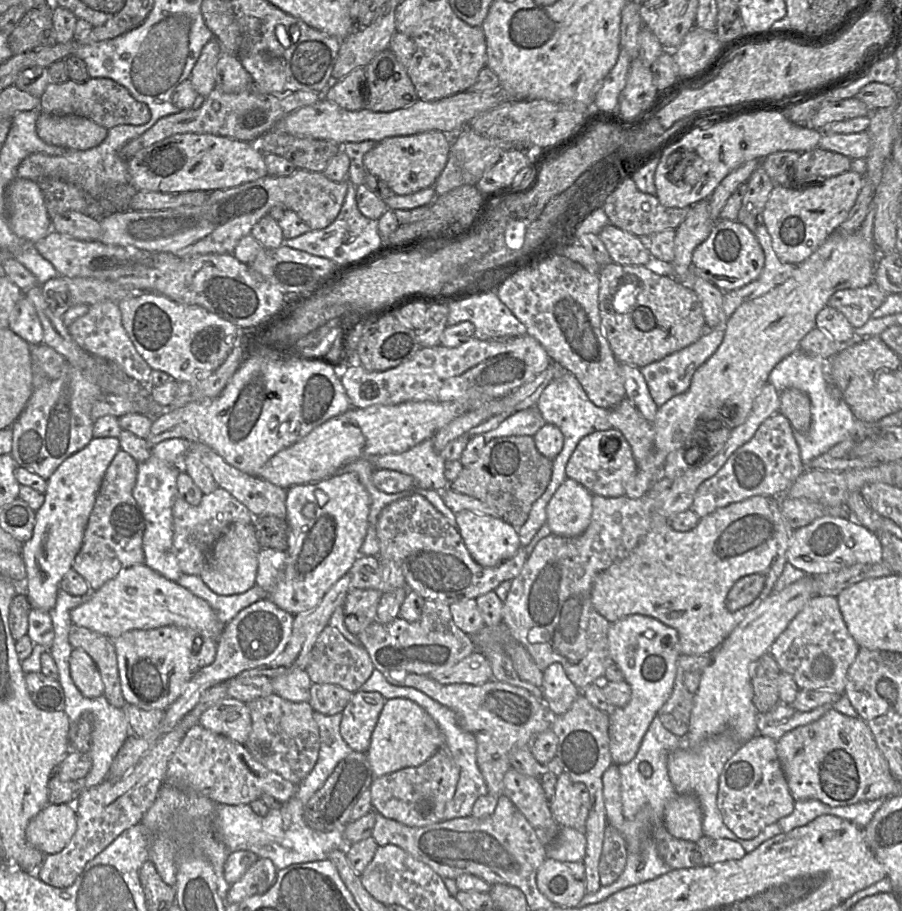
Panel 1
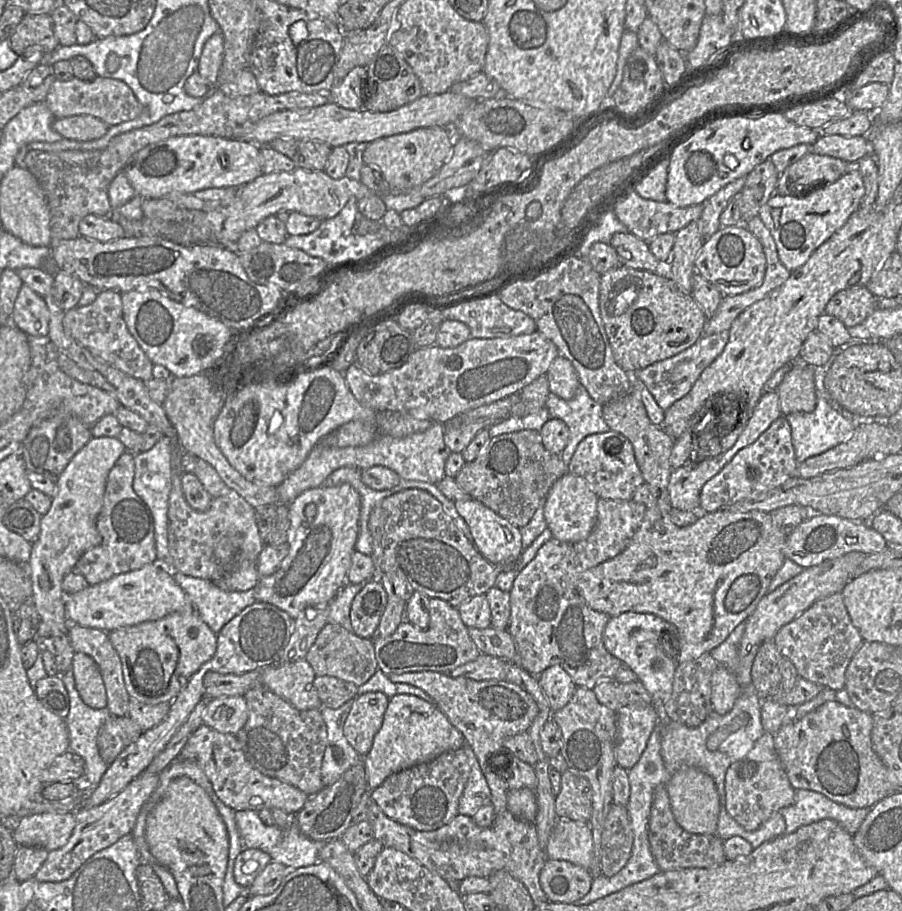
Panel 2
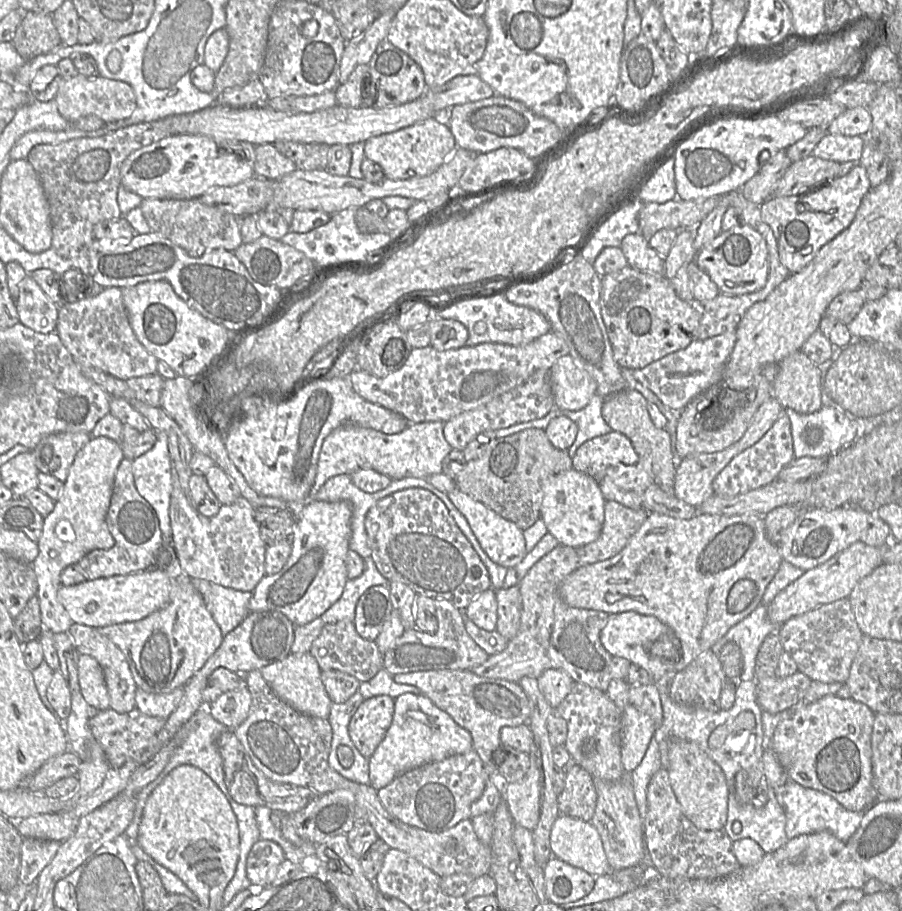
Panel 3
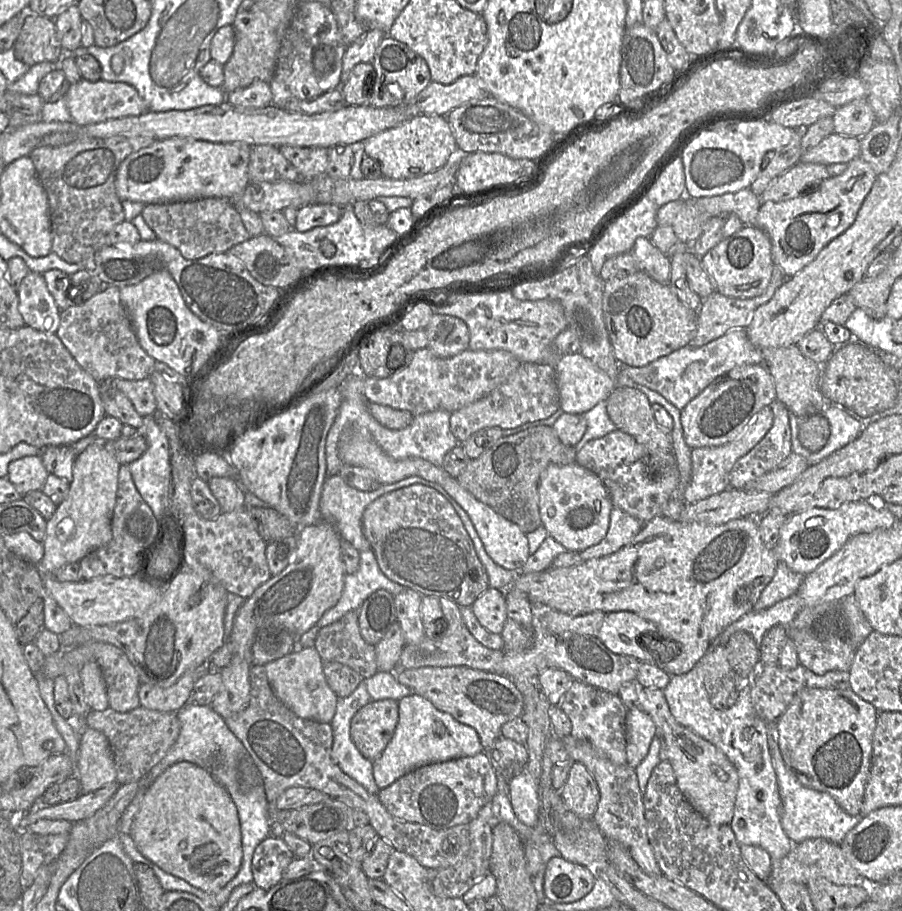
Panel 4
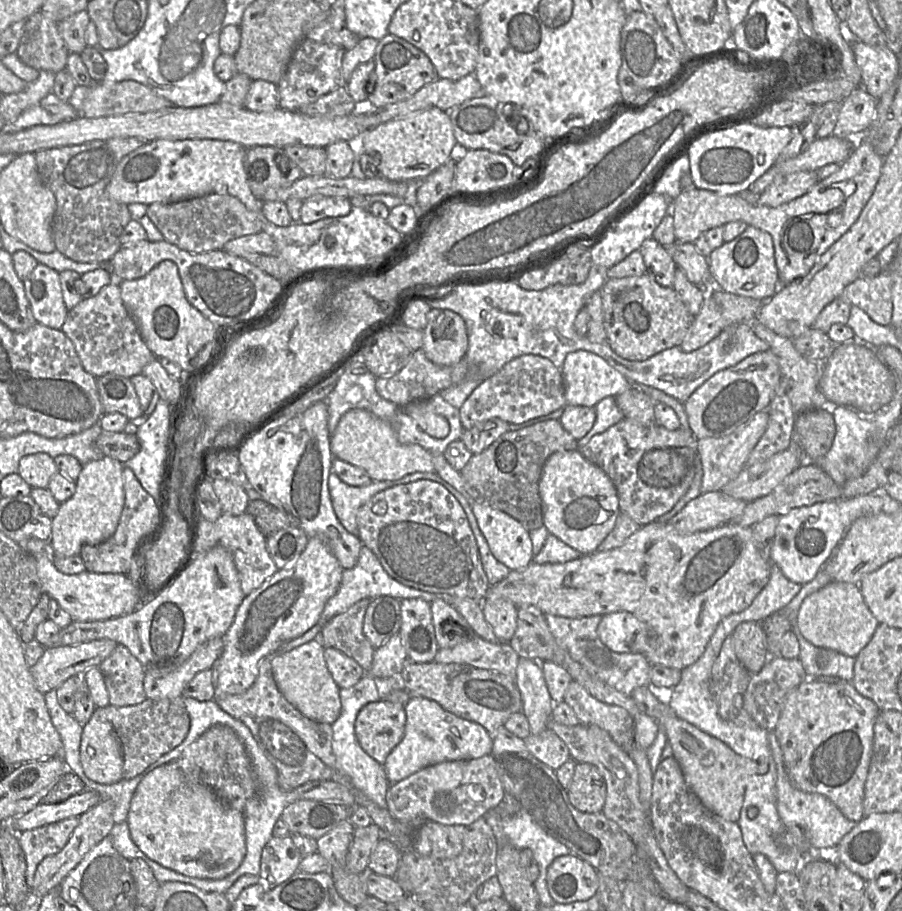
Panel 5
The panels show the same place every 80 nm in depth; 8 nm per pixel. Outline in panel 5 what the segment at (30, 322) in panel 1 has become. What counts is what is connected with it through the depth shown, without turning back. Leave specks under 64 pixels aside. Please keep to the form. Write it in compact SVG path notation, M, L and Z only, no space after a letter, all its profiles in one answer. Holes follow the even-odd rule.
M38 264L23 283L36 322L61 329L69 310L63 300L59 272Z

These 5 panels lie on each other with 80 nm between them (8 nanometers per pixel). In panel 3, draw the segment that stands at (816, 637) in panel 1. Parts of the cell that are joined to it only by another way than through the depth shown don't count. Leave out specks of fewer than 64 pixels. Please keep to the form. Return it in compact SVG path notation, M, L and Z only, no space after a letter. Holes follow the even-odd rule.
M847 598L820 605L790 618L780 626L776 634L783 651L795 661L797 671L812 681L842 684L849 676L852 661L864 637Z

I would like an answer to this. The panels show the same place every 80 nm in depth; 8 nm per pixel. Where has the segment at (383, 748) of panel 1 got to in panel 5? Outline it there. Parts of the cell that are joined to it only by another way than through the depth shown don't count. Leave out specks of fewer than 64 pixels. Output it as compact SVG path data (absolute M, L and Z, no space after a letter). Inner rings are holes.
M412 695L404 710L406 724L403 739L383 763L390 785L441 762L476 759L491 754L493 736L484 727L444 710L435 701Z

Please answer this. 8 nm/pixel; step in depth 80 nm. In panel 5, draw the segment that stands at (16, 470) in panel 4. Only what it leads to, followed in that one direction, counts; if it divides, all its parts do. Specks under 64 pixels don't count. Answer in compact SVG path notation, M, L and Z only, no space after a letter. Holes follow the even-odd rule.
M46 453L23 456L17 471L32 488L47 488L50 479L57 472L59 470L54 458Z

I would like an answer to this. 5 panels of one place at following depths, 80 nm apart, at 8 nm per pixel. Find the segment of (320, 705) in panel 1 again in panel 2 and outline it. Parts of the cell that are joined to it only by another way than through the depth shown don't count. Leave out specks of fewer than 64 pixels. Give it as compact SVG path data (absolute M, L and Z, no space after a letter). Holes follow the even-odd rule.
M316 676L313 684L321 700L322 707L338 709L357 696L358 687L353 683L335 677Z

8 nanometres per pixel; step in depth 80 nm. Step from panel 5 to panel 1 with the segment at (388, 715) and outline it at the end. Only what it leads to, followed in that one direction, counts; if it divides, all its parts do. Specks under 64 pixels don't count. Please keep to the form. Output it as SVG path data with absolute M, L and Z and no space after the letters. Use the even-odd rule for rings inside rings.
M356 691L342 711L340 735L356 752L366 753L379 715L385 704L377 692Z

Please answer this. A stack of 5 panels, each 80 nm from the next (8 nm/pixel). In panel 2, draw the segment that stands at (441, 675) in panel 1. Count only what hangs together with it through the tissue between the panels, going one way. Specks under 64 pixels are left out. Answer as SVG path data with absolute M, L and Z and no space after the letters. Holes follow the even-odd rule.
M480 654L475 660L452 670L451 677L465 677L476 681L505 680L505 660Z

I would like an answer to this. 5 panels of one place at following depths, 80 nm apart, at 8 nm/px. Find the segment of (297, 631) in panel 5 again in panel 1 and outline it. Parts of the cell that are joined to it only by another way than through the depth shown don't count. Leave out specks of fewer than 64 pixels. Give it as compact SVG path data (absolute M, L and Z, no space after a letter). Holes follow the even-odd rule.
M336 473L317 483L288 488L285 506L289 526L287 561L283 576L268 598L292 615L315 608L361 555L370 504L368 491L354 473ZM236 523L228 528L213 545L207 563L199 576L216 594L244 593L256 585L258 555L261 548L254 523ZM231 697L208 708L201 715L199 725L240 744L245 744L252 730L247 704Z

